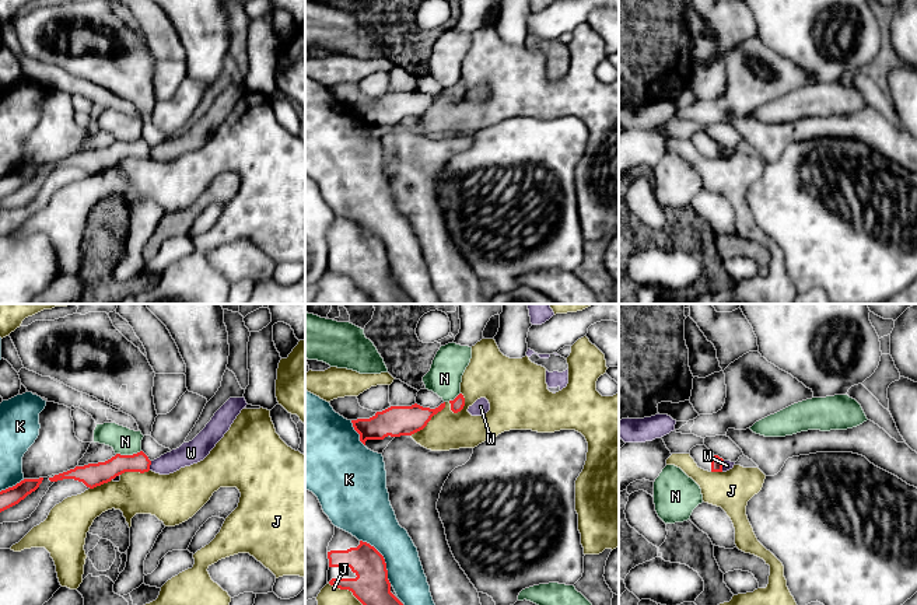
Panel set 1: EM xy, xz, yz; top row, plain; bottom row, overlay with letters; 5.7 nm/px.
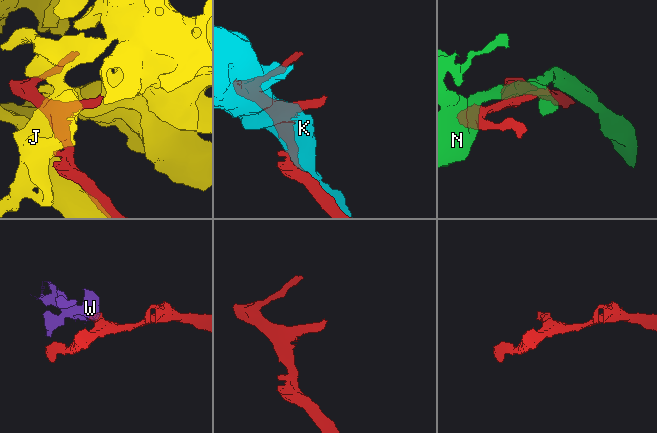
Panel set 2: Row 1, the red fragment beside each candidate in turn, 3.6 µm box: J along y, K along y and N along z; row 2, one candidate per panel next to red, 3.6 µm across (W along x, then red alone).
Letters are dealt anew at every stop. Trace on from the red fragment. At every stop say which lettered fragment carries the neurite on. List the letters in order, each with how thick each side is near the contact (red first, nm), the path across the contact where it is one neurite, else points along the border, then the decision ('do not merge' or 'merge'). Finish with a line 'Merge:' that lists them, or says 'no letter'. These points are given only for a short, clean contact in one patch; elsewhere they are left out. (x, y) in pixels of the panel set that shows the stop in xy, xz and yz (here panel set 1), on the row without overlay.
J: 180 nm thick on the red side, 220 nm on the other; do not merge
K: 220 nm thick on the red side, 280 nm on the other; do not merge
N: 140 nm thick on the red side, 160 nm on the other; do not merge
W: 110 nm thick on the red side, 130 nm on the other; border along xy (151, 147), (149, 156); do not merge
Merge: no letter

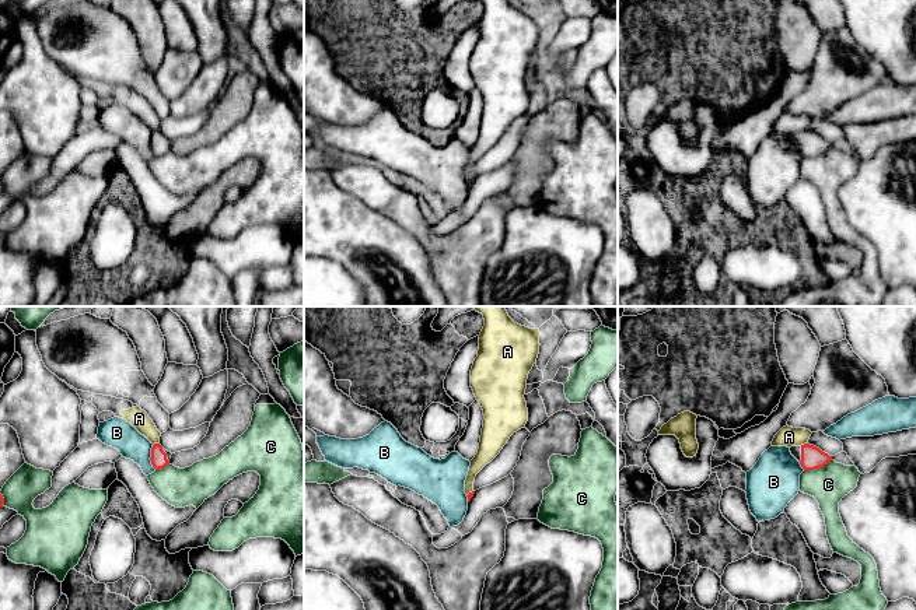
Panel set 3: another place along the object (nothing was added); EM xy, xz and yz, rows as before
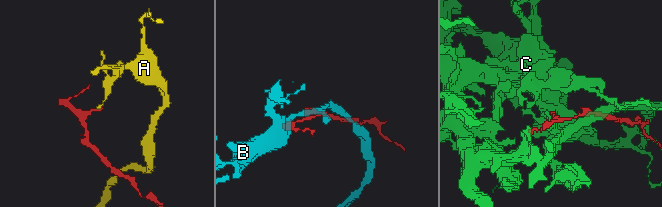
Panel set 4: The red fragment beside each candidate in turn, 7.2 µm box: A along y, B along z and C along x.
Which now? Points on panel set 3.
A: 130 nm thick on the red side, 120 nm on the other; border along yz (806, 129), (800, 132); do not merge
B: 100 nm thick on the red side, 170 nm on the other; do not merge
C: 130 nm thick on the red side, 220 nm on the other; do not merge
Merge: no letter

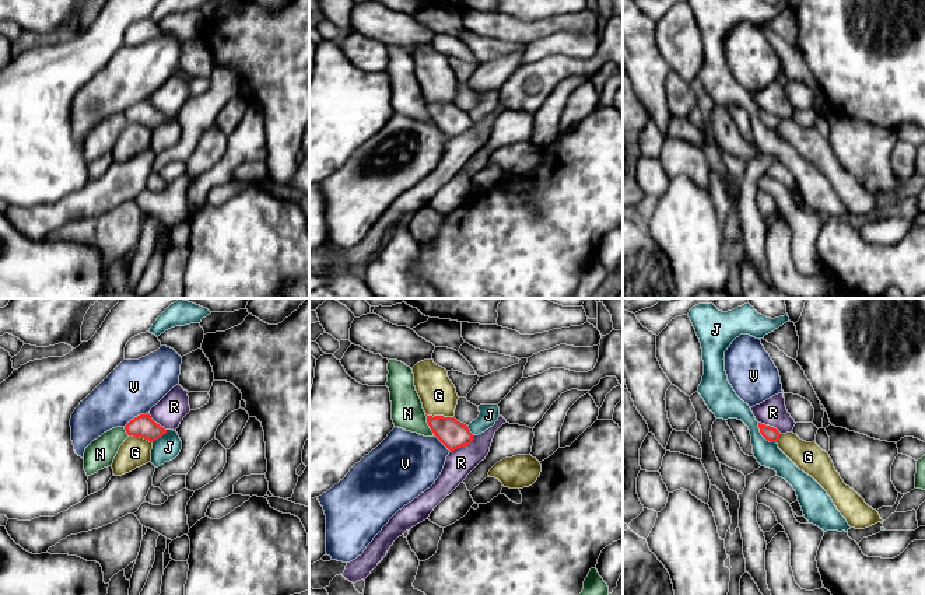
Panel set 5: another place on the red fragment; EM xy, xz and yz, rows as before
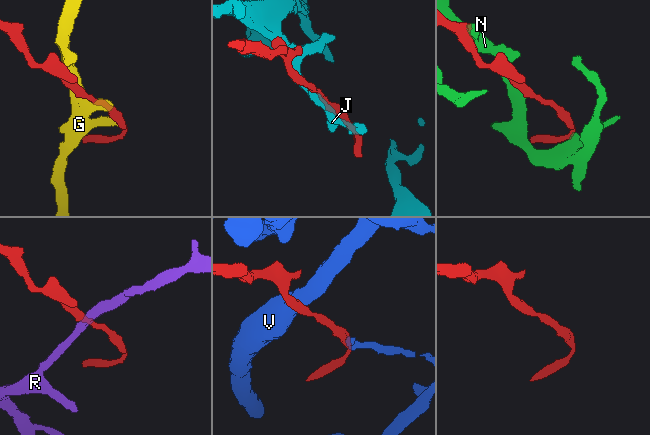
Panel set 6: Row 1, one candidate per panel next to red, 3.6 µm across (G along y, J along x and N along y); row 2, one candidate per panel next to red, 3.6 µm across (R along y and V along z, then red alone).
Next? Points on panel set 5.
G: 160 nm thick on the red side, 220 nm on the other; do not merge
J: 90 nm thick on the red side, 140 nm on the other; do not merge
N: 160 nm thick on the red side, 190 nm on the other; do not merge
R: 160 nm thick on the red side, 160 nm on the other; border along xz (475, 122), (468, 130), (451, 139); do not merge
V: 140 nm thick on the red side, 300 nm on the other; do not merge
Merge: no letter

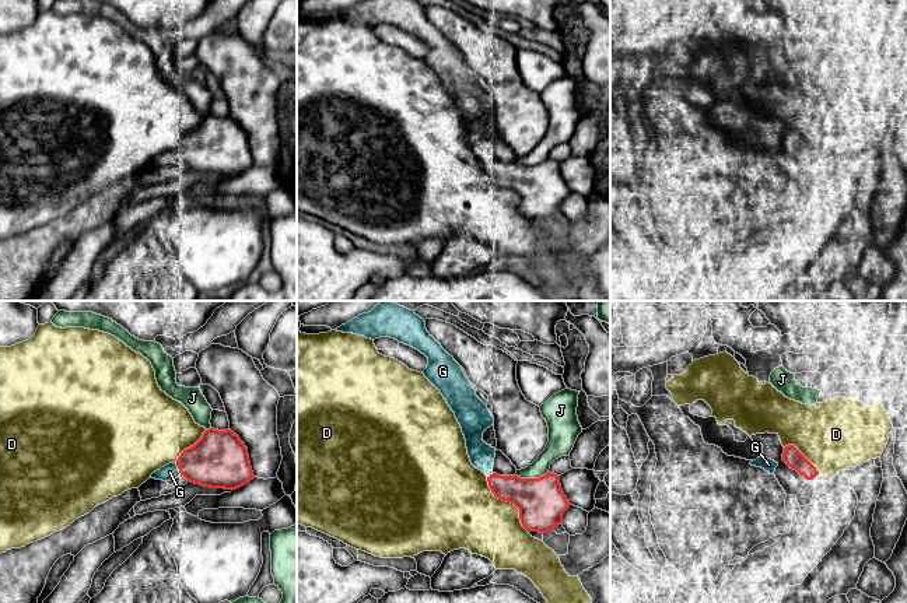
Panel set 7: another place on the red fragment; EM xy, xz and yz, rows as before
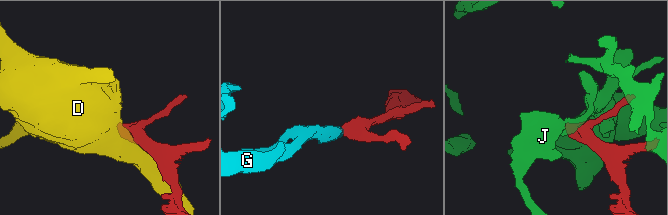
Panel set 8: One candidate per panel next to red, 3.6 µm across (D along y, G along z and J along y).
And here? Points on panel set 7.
D: 280 nm thick on the red side, 380 nm on the other; do not merge
G: 320 nm thick on the red side, 90 nm on the other; merge
J: 280 nm thick on the red side, 130 nm on the other; do not merge
Merge: G

